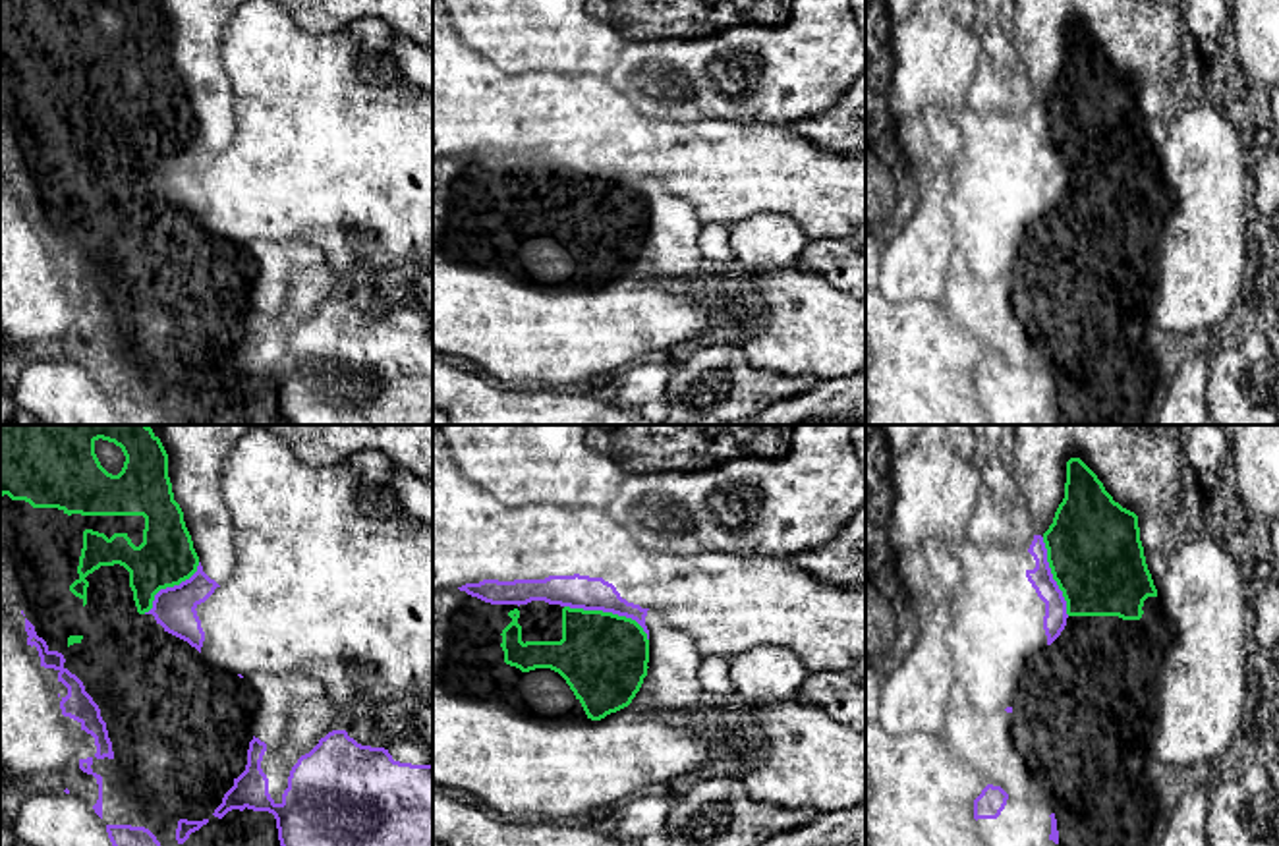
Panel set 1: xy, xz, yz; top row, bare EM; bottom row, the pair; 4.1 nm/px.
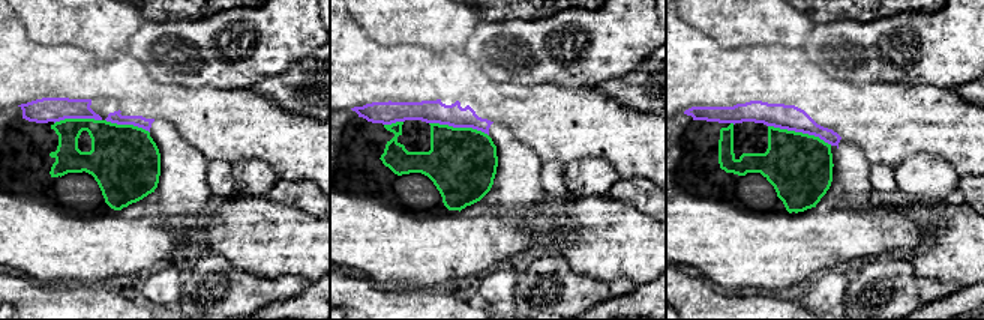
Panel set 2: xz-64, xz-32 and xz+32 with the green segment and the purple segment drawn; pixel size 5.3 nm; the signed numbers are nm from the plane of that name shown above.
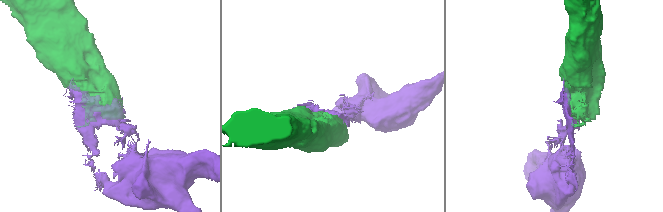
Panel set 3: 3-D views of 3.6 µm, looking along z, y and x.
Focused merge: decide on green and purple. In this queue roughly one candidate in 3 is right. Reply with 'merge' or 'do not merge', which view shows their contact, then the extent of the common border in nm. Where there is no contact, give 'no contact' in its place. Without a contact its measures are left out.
do not merge | xz | 380 nm

